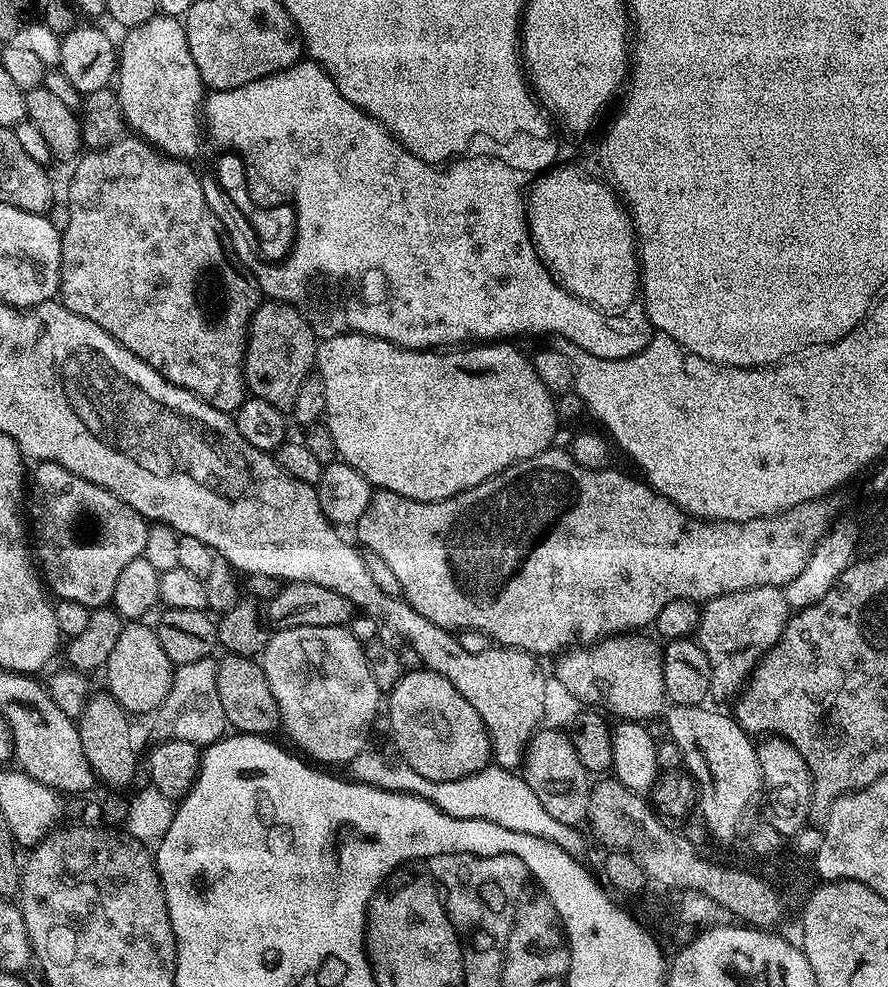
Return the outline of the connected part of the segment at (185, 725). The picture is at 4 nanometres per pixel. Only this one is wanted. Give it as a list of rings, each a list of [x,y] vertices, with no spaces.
[[[208,660],[179,665],[173,671],[172,685],[166,698],[156,709],[151,720],[152,732],[157,736],[155,739],[160,742],[177,740],[207,746],[221,739],[226,732],[226,721],[222,702],[218,702],[215,667],[210,666]]]

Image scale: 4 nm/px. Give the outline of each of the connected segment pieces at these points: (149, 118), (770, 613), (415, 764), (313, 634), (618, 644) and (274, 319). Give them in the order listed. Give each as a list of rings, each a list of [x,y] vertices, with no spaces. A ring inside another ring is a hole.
[[[157,14],[150,18],[150,22],[142,22],[142,26],[127,29],[123,36],[124,41],[118,44],[118,75],[114,80],[114,89],[120,99],[125,125],[131,130],[133,128],[137,137],[155,144],[168,156],[175,156],[177,160],[192,158],[200,148],[202,124],[199,116],[206,99],[206,89],[198,74],[198,66],[194,66],[194,58],[190,58],[183,23],[174,17]]]
[[[770,586],[738,590],[734,594],[722,594],[718,598],[707,601],[700,608],[700,627],[698,629],[698,643],[706,654],[706,662],[710,662],[711,695],[724,700],[727,696],[735,697],[747,685],[748,679],[756,669],[756,665],[772,647],[778,642],[782,630],[788,625],[790,609],[788,599],[783,591]]]
[[[422,667],[416,672],[405,671],[386,696],[386,712],[388,708],[388,724],[392,727],[392,738],[400,751],[399,759],[408,764],[422,778],[430,778],[434,782],[450,782],[461,780],[475,772],[489,767],[492,760],[492,743],[488,737],[488,727],[478,718],[478,710],[442,678],[442,674],[434,674]]]
[[[298,626],[273,631],[262,653],[262,667],[280,711],[283,731],[288,731],[289,738],[301,748],[299,751],[305,757],[313,756],[314,759],[321,760],[316,762],[324,766],[344,766],[369,747],[368,735],[372,732],[376,711],[379,708],[381,711],[382,693],[374,684],[365,645],[354,639],[347,627]]]
[[[611,634],[587,646],[569,647],[556,664],[561,686],[574,699],[581,700],[584,703],[581,705],[595,706],[609,717],[620,716],[616,718],[624,722],[655,721],[666,705],[662,678],[664,654],[659,643],[656,645],[644,635],[648,634]]]
[[[264,302],[256,309],[252,321],[248,324],[248,342],[244,346],[244,386],[251,395],[262,398],[262,402],[270,402],[278,411],[291,413],[294,398],[298,396],[298,386],[313,371],[316,363],[316,345],[318,337],[314,329],[308,325],[306,318],[298,314],[296,308],[279,302]]]

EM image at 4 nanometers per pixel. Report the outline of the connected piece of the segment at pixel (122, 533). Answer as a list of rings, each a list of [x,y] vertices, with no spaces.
[[[40,462],[33,468],[36,469],[33,472],[31,469],[30,472],[32,505],[29,508],[27,505],[26,512],[30,517],[34,556],[42,573],[43,583],[50,589],[53,597],[70,602],[82,602],[82,606],[90,609],[105,607],[114,594],[118,574],[122,574],[123,568],[134,562],[134,558],[144,554],[149,521],[139,516],[130,506],[126,506],[126,502],[110,494],[110,490],[94,486],[94,482],[86,482],[86,478],[78,478],[62,466]]]

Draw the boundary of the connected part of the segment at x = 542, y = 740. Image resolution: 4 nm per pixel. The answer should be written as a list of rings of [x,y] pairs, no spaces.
[[[544,726],[533,732],[524,749],[522,775],[526,786],[534,790],[542,808],[558,822],[578,826],[587,819],[590,773],[582,766],[567,731],[559,732],[556,728]]]

